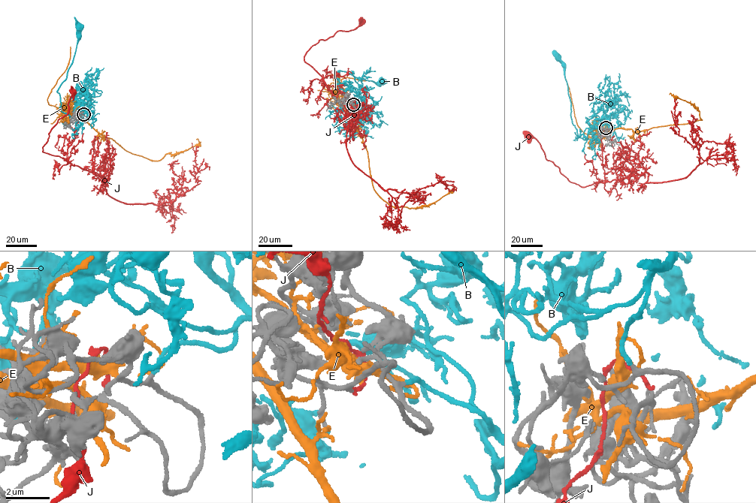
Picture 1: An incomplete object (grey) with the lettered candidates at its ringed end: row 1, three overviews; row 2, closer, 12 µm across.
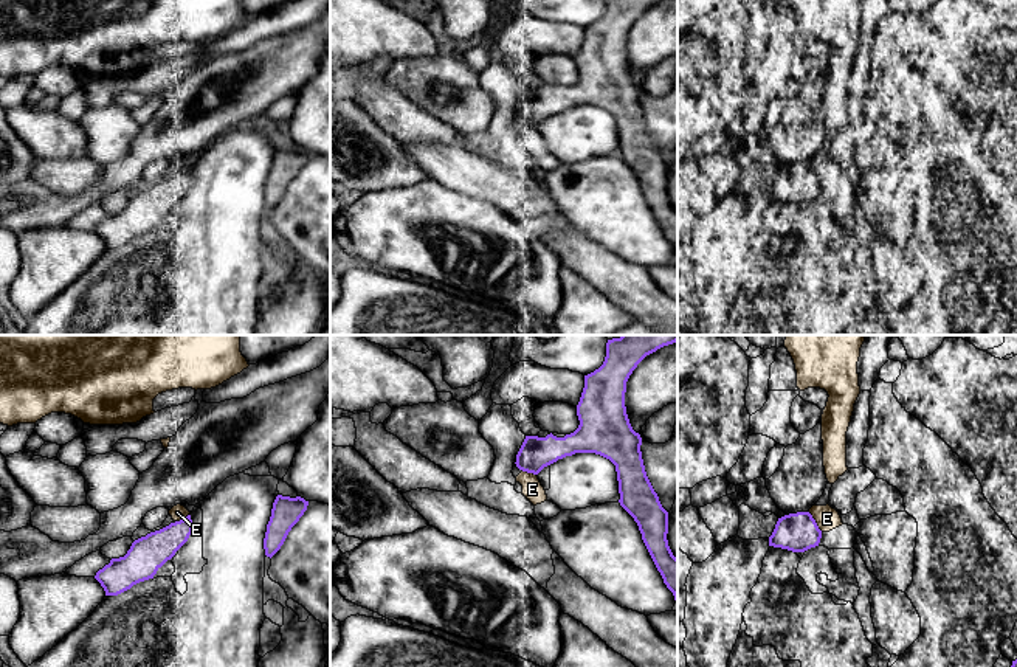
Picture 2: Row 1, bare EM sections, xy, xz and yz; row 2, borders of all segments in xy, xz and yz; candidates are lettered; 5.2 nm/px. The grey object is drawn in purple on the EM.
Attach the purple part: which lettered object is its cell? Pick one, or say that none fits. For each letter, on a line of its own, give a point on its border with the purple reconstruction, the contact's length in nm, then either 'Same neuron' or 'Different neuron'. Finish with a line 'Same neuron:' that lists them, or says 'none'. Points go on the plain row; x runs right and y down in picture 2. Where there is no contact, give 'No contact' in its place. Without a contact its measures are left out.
B: No contact. Same neuron
E: Touches purple at yz (814, 174). Shared border 130 nm. Different neuron
J: No contact. Different neuron
Same neuron: B

